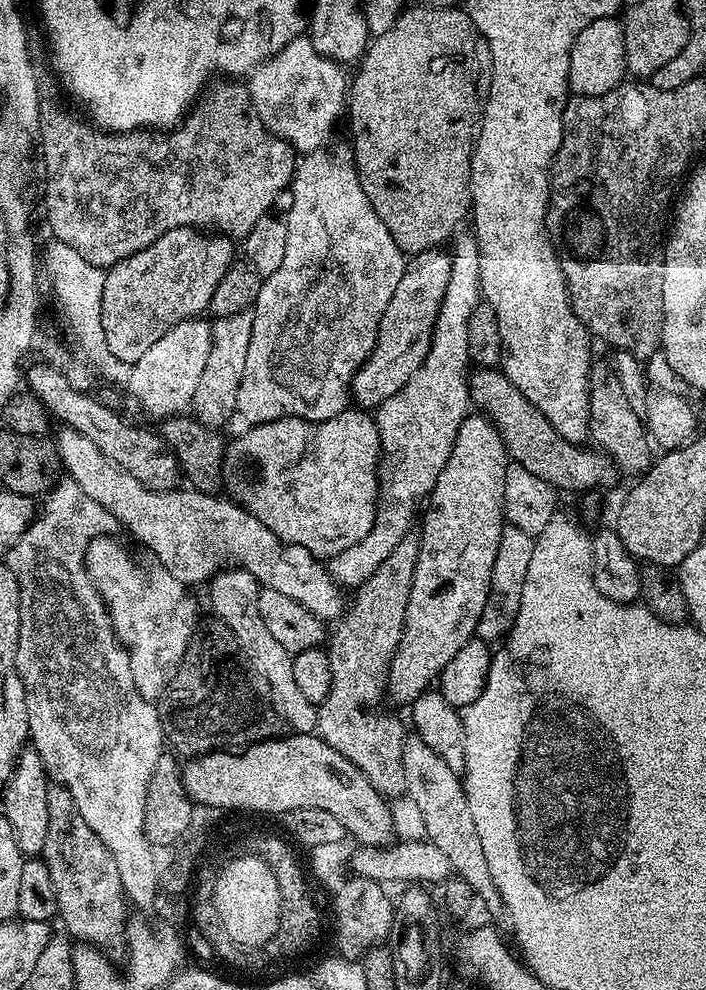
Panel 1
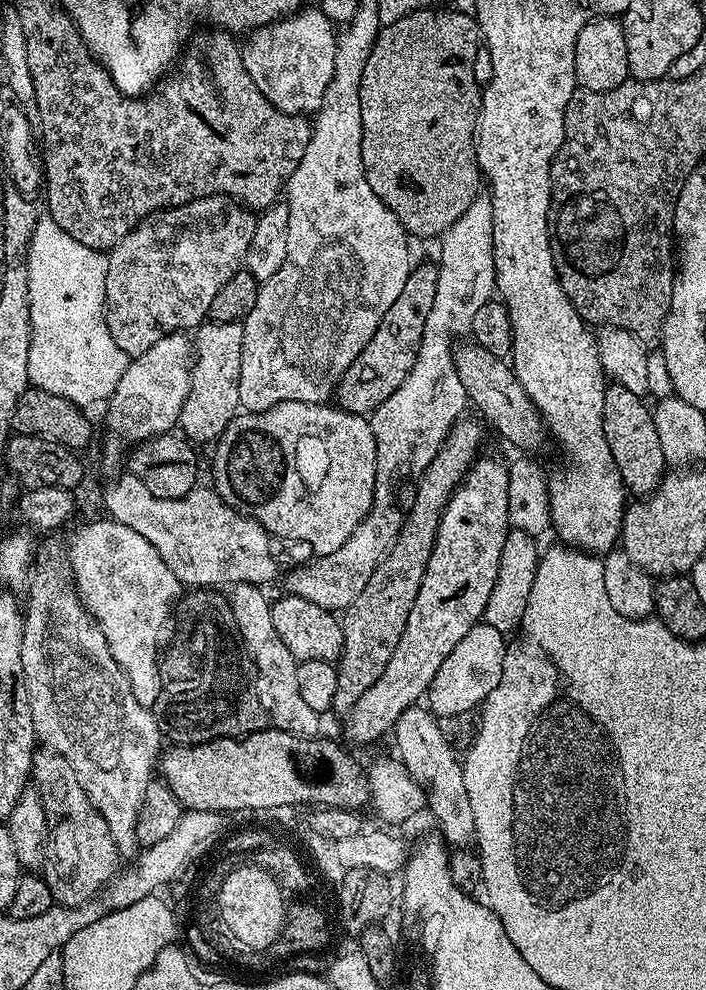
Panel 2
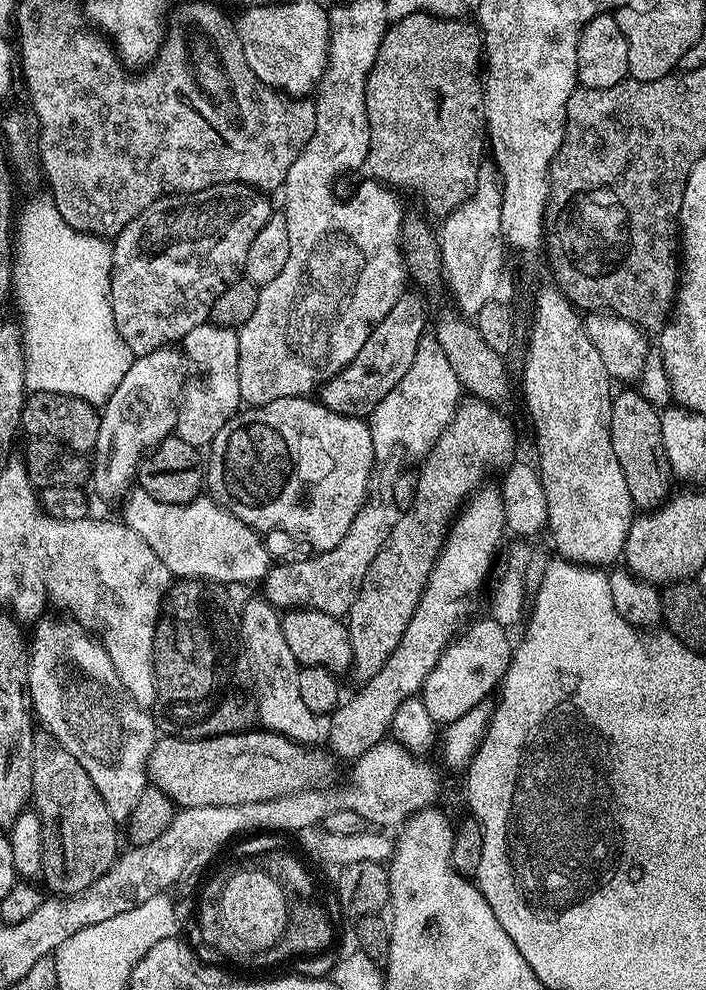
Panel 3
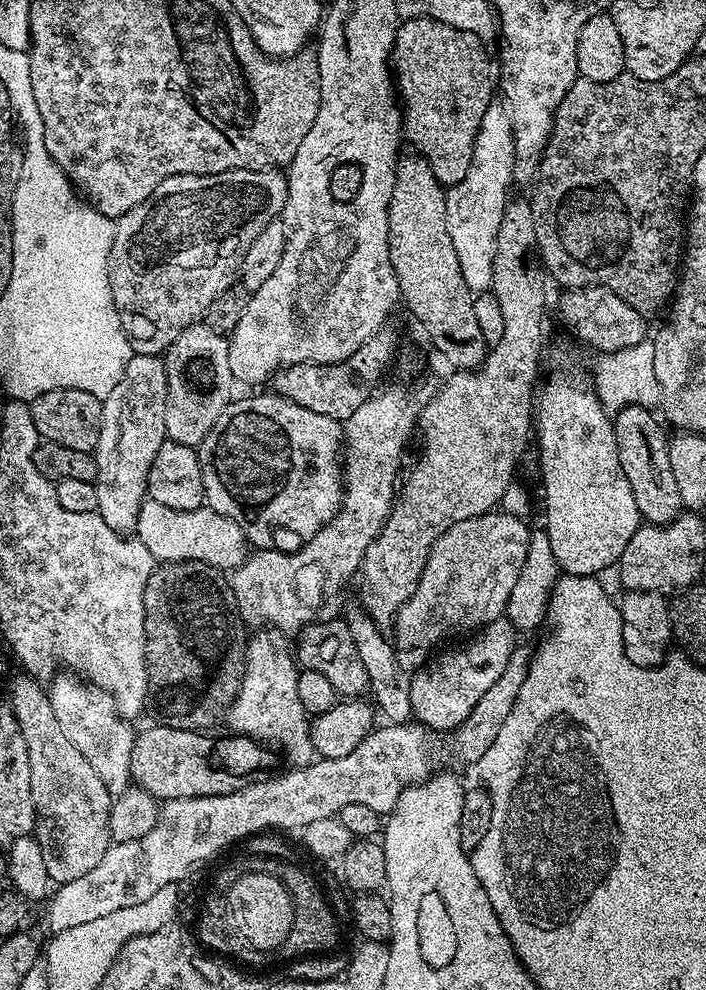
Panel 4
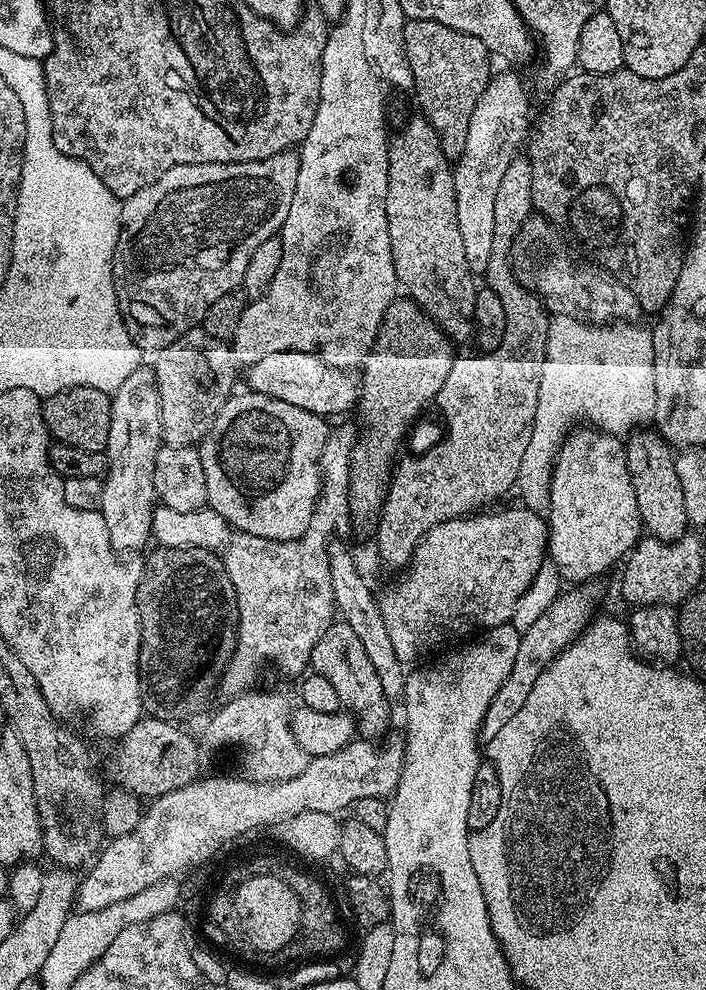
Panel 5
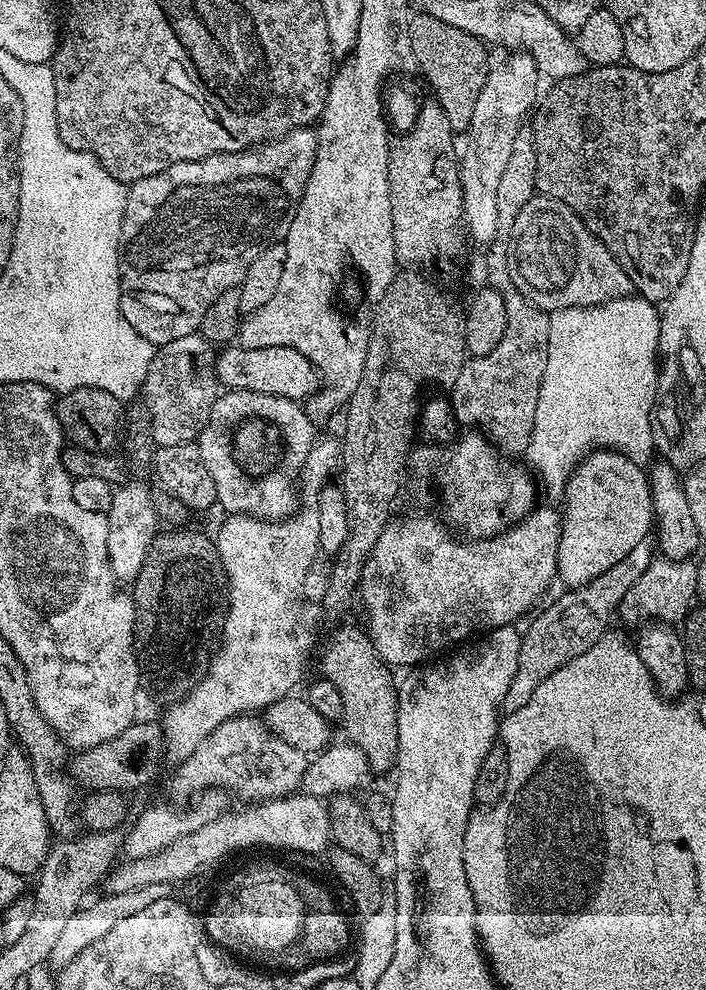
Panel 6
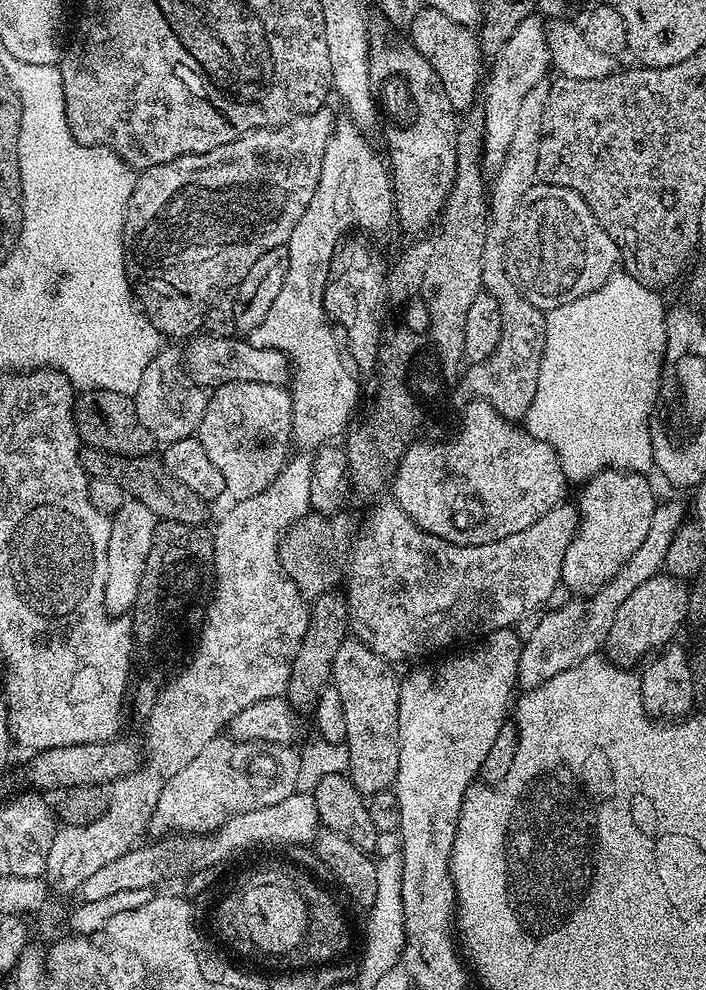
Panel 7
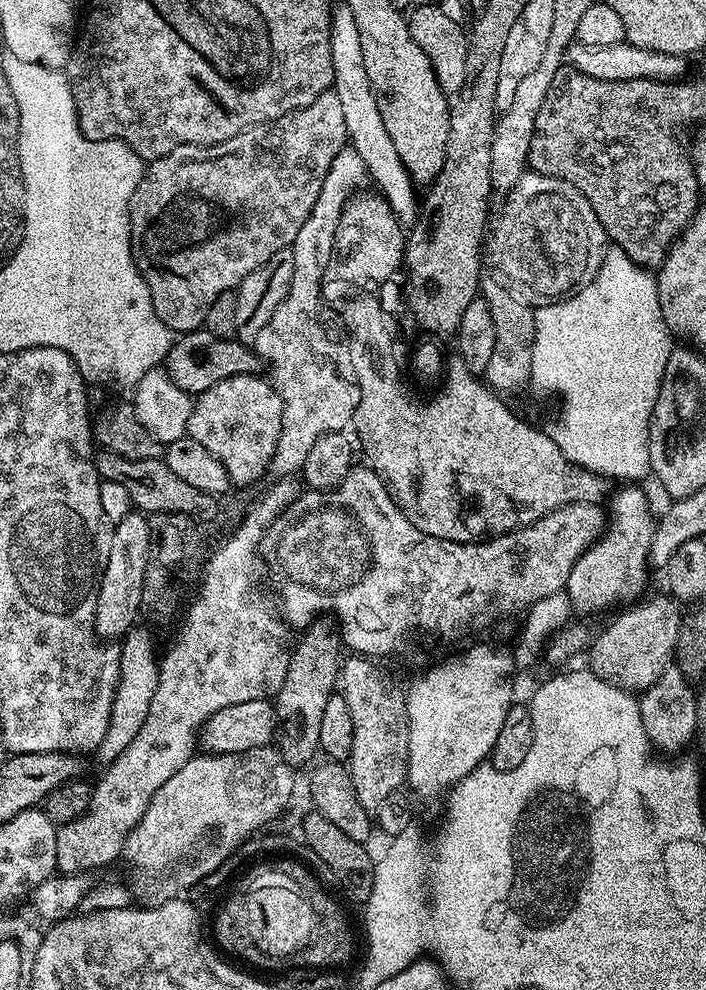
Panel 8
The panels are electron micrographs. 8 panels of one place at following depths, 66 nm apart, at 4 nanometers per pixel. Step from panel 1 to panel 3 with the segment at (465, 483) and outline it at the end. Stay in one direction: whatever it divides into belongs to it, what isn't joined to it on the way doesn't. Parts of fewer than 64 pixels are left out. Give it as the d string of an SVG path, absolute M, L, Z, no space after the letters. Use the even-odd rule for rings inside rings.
M493 489L483 492L481 491L452 521L444 547L440 549L440 556L424 587L422 598L410 618L410 626L406 626L406 634L402 634L402 642L398 642L394 654L384 663L382 670L378 670L376 676L369 676L363 681L364 685L361 686L357 696L352 696L349 700L347 697L346 702L341 703L340 707L331 713L330 719L327 721L327 725L332 730L331 743L336 745L336 755L345 761L356 761L366 750L370 750L370 746L380 743L389 735L392 719L401 701L407 697L415 697L419 693L420 689L424 687L426 674L430 674L430 670L436 665L438 658L444 653L444 649L457 635L456 619L459 618L460 611L464 608L464 599L472 595L476 587L483 582L484 575L487 574L492 564L492 554L495 552L500 538L506 534L503 500L499 491Z

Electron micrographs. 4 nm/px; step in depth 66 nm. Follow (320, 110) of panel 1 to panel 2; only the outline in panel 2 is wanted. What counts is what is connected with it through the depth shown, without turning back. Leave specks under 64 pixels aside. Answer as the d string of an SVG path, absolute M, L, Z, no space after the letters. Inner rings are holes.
M308 6L273 23L257 27L247 37L247 39L249 38L248 45L245 43L242 48L244 69L250 78L254 78L254 86L258 86L258 90L262 90L262 94L275 108L289 112L292 116L315 114L320 111L324 95L336 69L338 36L335 31L332 33L332 28L334 29L333 21L329 20L319 7Z

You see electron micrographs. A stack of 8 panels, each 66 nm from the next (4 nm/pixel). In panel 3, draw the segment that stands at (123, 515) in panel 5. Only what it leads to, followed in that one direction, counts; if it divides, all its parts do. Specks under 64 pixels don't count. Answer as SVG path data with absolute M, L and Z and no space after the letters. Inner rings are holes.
M166 347L147 352L145 356L136 356L126 370L126 378L118 382L114 394L110 394L108 401L102 406L98 442L90 460L90 484L91 487L96 487L97 494L104 500L119 501L133 487L140 471L140 461L167 436L173 435L176 427L176 410L182 391L182 356L179 351L172 351L176 350Z

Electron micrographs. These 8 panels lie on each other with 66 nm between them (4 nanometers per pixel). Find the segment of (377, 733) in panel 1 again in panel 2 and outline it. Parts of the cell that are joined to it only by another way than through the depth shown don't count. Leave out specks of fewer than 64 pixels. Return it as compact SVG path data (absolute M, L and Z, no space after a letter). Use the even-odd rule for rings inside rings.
M461 418L456 421L446 442L438 450L438 454L430 462L430 466L424 469L419 477L421 480L420 485L416 488L416 497L412 500L412 509L407 509L398 538L392 543L388 555L376 567L374 574L370 574L370 582L366 582L366 590L362 590L362 594L358 594L358 598L354 598L354 602L343 613L344 651L340 653L336 669L338 694L334 694L332 703L333 709L337 713L340 711L340 714L347 714L356 705L358 698L362 698L362 694L366 694L366 690L370 690L370 686L374 686L374 682L378 682L378 678L382 678L382 670L386 670L386 662L390 662L390 658L394 654L394 646L398 646L398 638L402 638L402 630L406 630L406 618L410 618L414 598L418 598L418 586L422 586L422 574L426 574L426 562L430 562L430 554L434 550L434 542L444 507L464 481L472 465L476 463L478 453L481 451L481 449L479 450L480 443L484 440L484 432L480 429L481 421L468 419Z

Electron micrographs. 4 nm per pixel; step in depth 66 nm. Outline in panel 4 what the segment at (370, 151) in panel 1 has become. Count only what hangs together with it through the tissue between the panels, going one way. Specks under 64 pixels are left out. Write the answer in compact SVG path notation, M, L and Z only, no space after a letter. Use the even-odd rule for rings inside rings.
M414 18L413 20L400 20L396 37L394 38L394 46L392 47L391 67L394 69L394 84L404 96L404 128L402 127L402 136L405 141L408 140L413 144L415 151L423 156L425 162L430 166L430 170L434 170L436 180L439 184L451 186L462 182L462 178L466 178L466 170L470 170L470 162L474 154L474 142L478 138L478 126L482 126L482 118L486 114L486 110L494 103L492 96L492 88L494 92L494 64L488 61L488 52L485 41L479 40L474 34L470 34L466 30L458 30L454 26L446 26L446 22L438 22L430 18Z

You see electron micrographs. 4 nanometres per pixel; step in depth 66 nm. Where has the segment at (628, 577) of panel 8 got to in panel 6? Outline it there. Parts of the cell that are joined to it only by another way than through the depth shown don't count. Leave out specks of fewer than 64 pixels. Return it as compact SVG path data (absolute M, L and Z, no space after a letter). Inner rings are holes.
M611 450L589 452L568 475L563 495L556 571L569 589L589 584L598 574L610 570L614 562L622 562L653 531L648 474L631 456Z

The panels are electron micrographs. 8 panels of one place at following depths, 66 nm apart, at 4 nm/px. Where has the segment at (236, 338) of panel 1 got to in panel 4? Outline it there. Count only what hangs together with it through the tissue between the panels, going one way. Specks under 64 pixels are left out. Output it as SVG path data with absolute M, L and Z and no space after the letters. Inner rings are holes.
M201 322L192 324L162 356L166 370L166 437L196 448L218 422L222 410L233 399L234 381L230 370L230 350L225 337L214 334Z

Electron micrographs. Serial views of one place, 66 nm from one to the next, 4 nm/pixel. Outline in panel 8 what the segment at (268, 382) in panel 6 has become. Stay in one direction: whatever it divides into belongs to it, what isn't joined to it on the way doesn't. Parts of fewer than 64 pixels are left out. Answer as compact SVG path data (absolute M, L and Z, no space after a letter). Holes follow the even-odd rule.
M197 330L185 332L179 338L173 339L166 367L174 386L186 390L189 394L199 394L231 376L259 373L262 361L249 345L242 344L237 339L218 338L208 331Z

